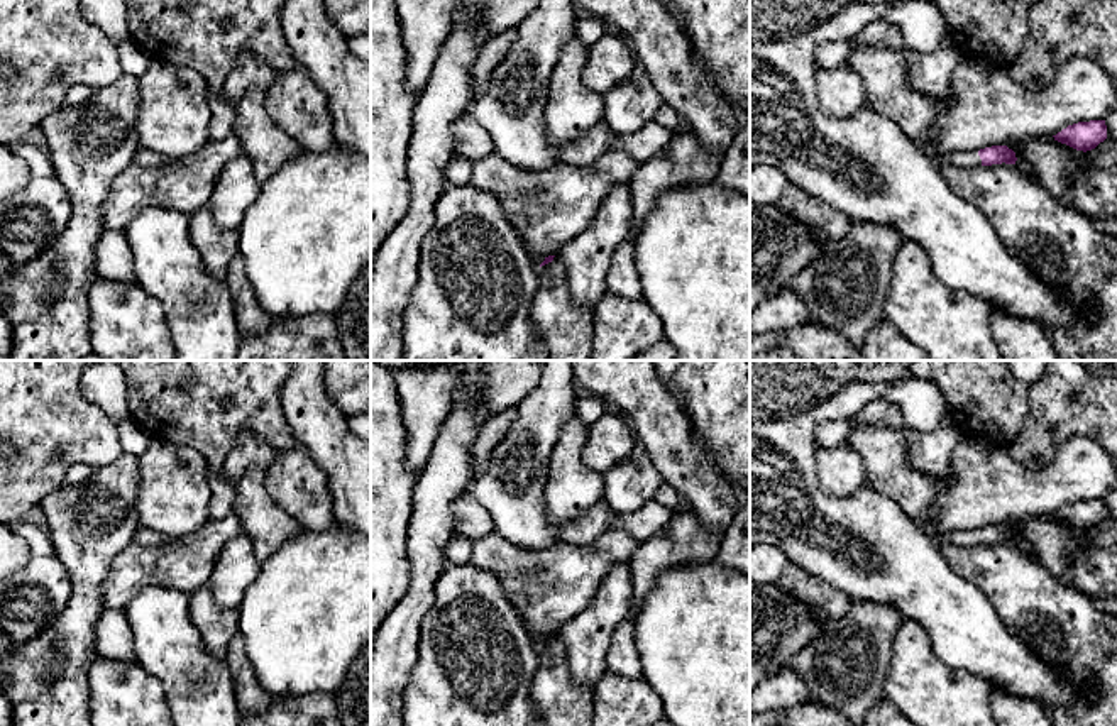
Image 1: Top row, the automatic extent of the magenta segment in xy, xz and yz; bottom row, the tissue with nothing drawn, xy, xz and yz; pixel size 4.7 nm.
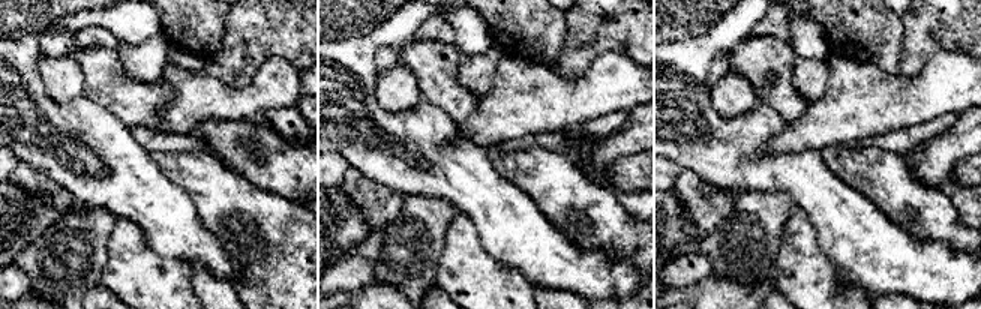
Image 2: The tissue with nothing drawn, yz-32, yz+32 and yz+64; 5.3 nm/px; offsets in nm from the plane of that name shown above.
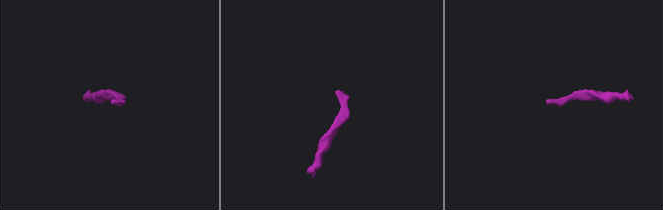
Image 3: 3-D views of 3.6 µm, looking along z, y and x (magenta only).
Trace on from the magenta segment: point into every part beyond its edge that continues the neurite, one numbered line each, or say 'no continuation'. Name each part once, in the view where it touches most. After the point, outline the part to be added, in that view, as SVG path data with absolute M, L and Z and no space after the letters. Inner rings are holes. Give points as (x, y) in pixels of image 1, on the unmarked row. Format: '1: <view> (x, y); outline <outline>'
1: yz (963, 538); outline M919 520L917 523L921 530L939 545L953 545L961 548L982 545L978 530L956 530L956 531L939 533L929 520Z

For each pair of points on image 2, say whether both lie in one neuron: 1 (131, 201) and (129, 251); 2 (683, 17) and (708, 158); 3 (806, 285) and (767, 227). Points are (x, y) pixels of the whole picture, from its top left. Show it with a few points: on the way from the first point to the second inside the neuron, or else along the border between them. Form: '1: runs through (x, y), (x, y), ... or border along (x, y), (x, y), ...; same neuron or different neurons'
1: border along (116, 216), (132, 219), (152, 248); different neurons
2: border along (719, 20), (699, 35), (675, 39), (669, 44); different neurons
3: border along (791, 212), (782, 230), (773, 273); different neurons

